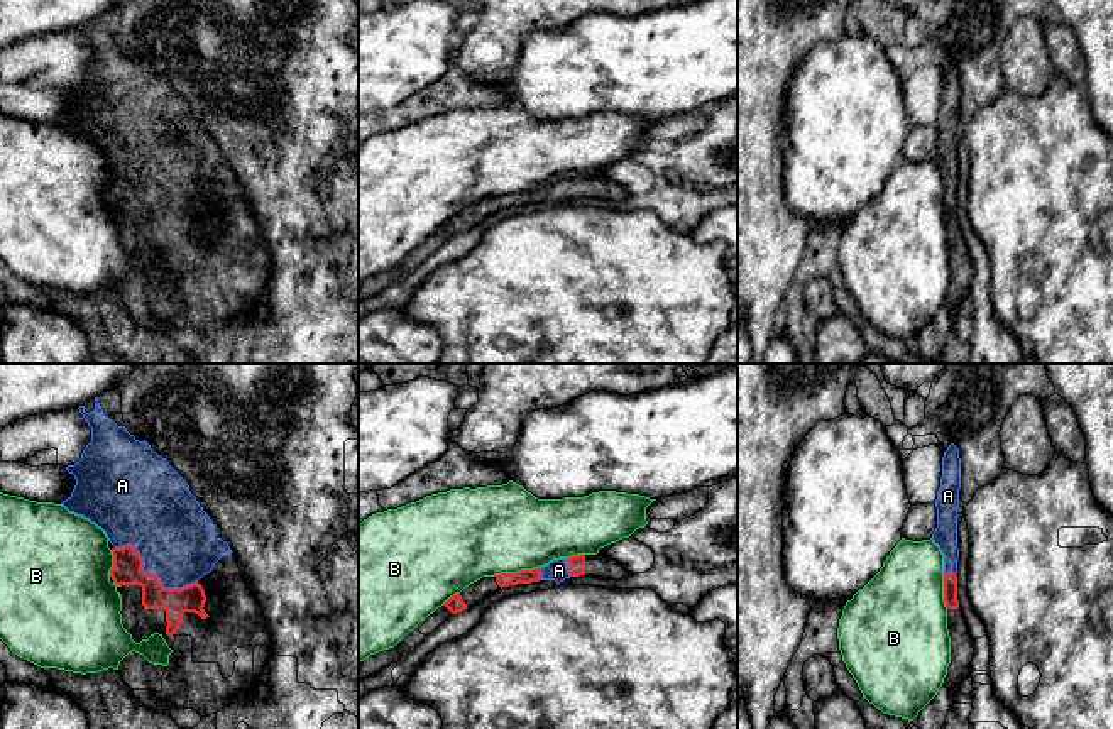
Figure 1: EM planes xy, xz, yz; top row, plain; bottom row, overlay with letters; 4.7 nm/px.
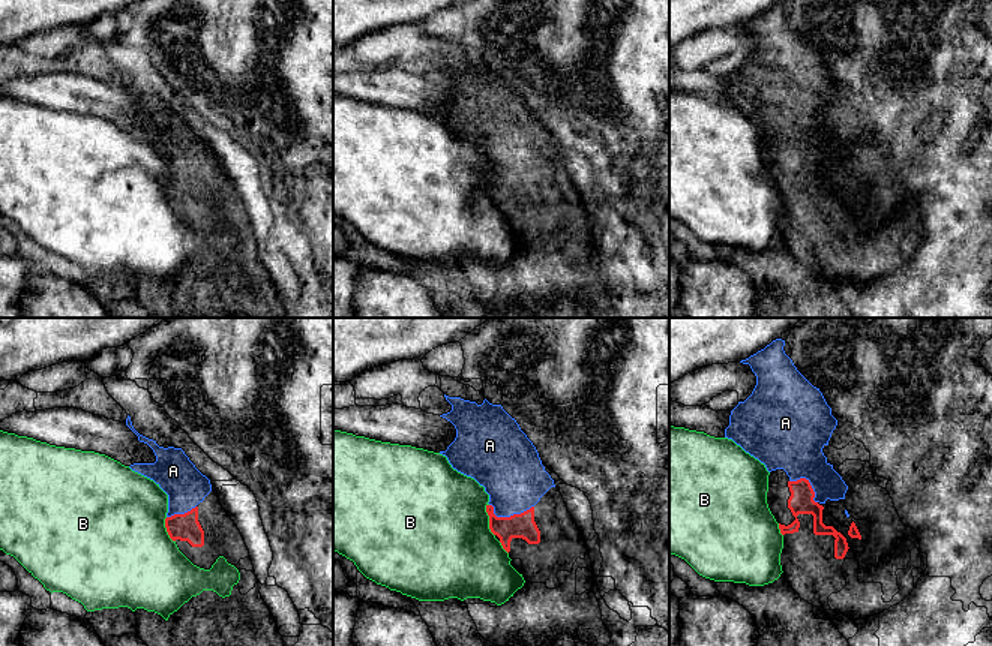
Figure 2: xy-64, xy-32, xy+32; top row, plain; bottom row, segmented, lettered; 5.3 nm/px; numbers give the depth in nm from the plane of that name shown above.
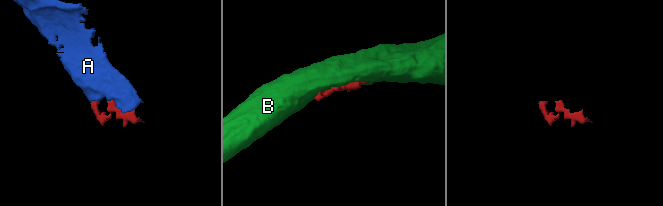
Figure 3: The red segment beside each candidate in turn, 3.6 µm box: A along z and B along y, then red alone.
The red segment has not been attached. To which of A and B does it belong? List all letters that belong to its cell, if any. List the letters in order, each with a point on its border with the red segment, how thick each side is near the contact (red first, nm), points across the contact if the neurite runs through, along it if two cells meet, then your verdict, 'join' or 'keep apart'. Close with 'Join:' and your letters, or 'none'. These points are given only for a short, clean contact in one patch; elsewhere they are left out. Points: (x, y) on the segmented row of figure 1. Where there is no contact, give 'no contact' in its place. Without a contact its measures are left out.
A: contact xy (149, 574); calibres 140 and 380 nm; join
B: contact xz (518, 572); calibres 60 and 420 nm; keep apart
Join: A

